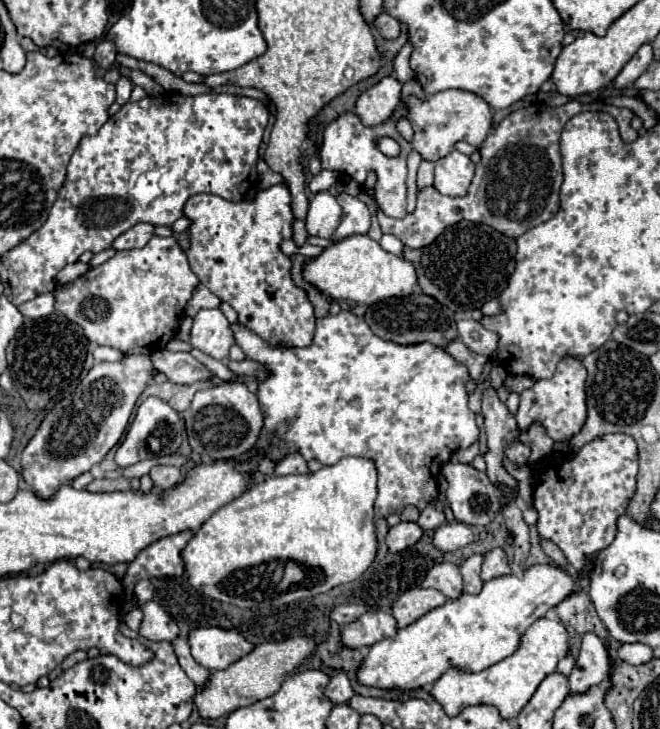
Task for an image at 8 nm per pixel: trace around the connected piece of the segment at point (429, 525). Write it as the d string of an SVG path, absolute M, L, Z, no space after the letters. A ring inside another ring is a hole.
M434 501L430 503L418 517L418 525L422 527L422 531L430 531L436 529L438 525L444 523L444 511L442 511L442 503Z

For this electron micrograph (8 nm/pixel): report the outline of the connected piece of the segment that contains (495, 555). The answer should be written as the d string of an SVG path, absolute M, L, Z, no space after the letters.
M492 549L484 555L484 565L482 565L482 579L490 581L498 575L510 575L510 565L508 565L508 557L502 549Z

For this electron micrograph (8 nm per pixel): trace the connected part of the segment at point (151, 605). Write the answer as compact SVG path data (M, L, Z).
M148 601L142 605L144 621L140 627L140 635L152 641L174 641L178 637L178 625L162 611L156 601Z

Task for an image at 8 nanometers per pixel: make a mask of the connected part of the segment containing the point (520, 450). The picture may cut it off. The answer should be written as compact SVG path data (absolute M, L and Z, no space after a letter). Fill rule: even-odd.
M512 443L512 447L508 447L506 449L506 457L510 459L510 461L514 461L516 465L522 465L522 463L528 463L528 457L530 457L530 449L526 447L526 445L522 445L522 443Z

